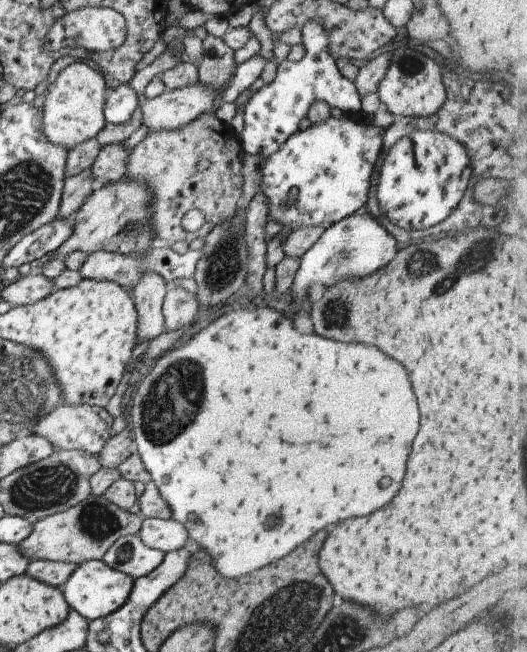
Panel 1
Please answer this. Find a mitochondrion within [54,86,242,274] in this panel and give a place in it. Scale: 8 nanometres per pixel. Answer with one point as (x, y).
(130, 231)

